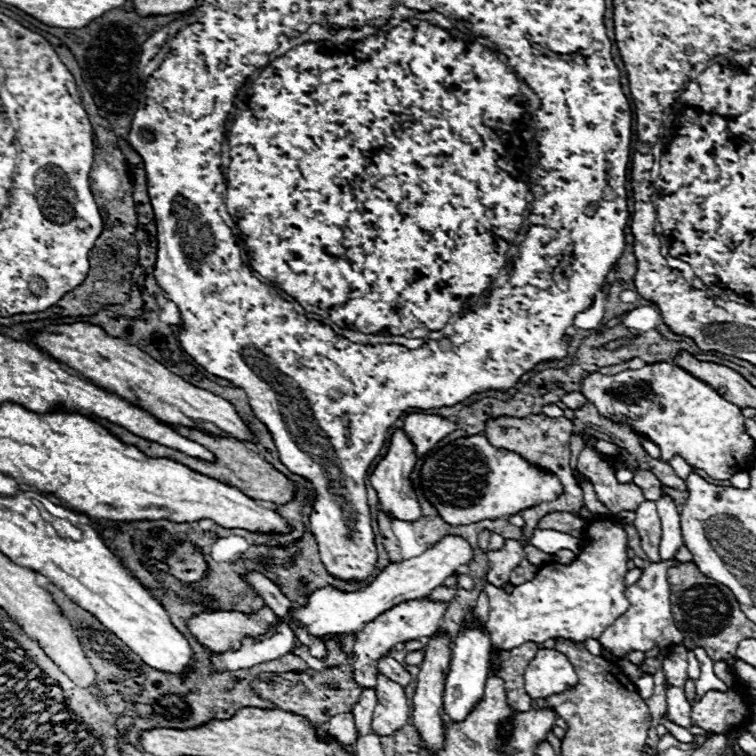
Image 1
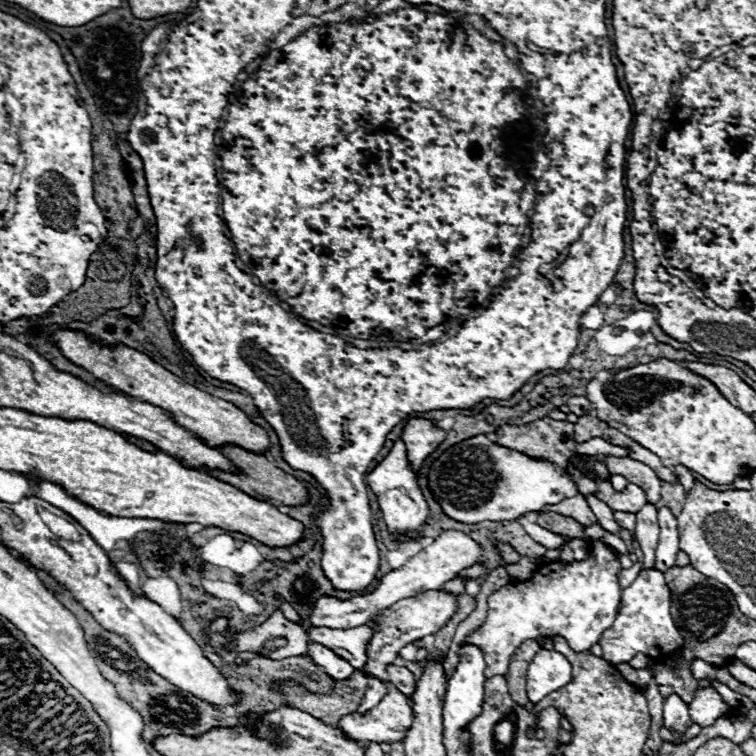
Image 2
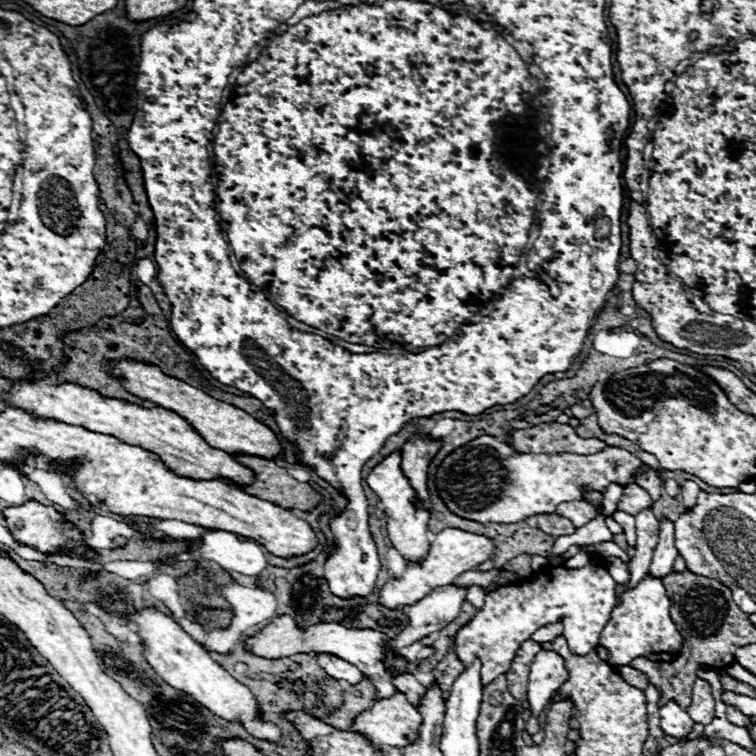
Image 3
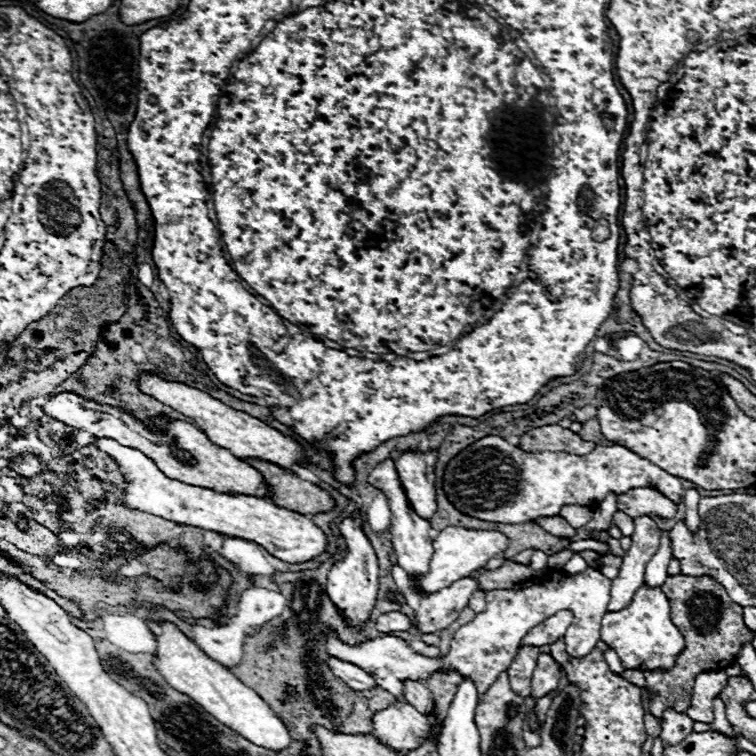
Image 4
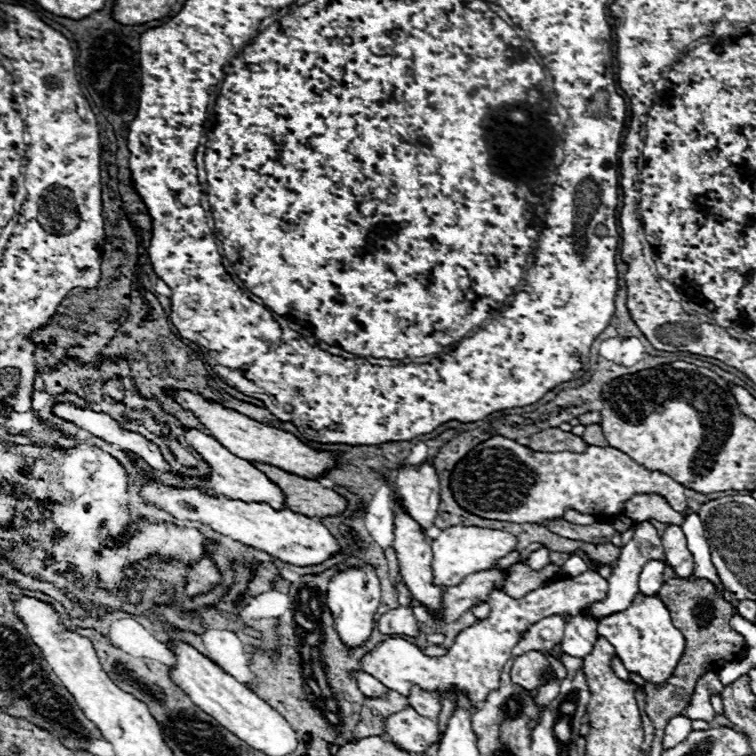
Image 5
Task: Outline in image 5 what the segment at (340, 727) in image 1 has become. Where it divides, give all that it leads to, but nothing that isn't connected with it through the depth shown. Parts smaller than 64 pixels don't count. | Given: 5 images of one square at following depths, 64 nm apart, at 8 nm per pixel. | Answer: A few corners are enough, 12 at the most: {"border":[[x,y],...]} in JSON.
{"border":[[406,708],[386,718],[402,750],[424,754],[442,740],[438,724]]}

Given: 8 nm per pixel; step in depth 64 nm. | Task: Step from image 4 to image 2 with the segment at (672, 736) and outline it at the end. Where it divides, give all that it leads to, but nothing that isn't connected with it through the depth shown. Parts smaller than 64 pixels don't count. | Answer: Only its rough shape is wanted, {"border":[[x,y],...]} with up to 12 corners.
{"border":[[676,694],[664,702],[664,728],[684,734],[692,726],[688,704]]}

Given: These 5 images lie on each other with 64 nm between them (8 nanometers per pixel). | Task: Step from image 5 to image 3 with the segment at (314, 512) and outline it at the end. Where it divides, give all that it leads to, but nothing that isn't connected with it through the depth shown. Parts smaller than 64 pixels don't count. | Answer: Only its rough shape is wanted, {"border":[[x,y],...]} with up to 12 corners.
{"border":[[234,458],[256,474],[246,492],[310,512],[324,500],[272,460]]}

